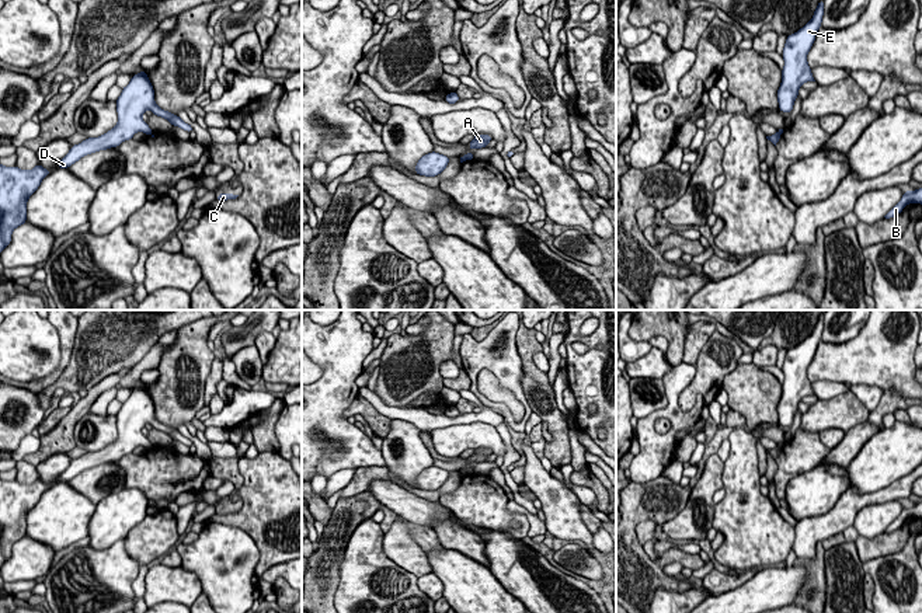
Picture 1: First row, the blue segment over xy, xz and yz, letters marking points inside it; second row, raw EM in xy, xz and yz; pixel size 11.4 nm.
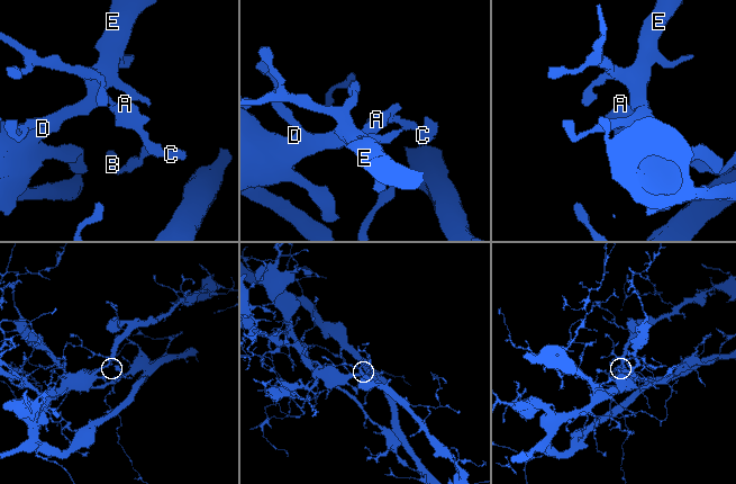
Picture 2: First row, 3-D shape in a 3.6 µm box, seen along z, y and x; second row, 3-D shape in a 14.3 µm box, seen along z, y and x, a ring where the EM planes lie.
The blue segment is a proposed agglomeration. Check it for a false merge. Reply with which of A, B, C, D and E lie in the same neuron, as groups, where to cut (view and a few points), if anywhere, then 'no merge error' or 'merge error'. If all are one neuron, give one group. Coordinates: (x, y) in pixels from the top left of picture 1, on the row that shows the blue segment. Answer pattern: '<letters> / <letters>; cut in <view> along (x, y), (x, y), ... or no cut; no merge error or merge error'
A C / B D E; cut in xz along (463, 156), (465, 160); merge error

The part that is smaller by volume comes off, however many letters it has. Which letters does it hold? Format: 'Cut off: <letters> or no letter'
Cut off: A, C

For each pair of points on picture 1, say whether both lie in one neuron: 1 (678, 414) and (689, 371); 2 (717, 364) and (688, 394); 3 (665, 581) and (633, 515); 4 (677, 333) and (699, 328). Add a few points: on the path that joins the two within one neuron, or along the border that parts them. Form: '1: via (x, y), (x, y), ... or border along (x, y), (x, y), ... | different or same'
1: via (674, 403), (674, 386), (678, 382) | same
2: via (710, 371), (695, 387) | same
3: via (649, 568), (630, 550), (630, 532) | same
4: border along (689, 324), (685, 333), (684, 358), (681, 361) | different

